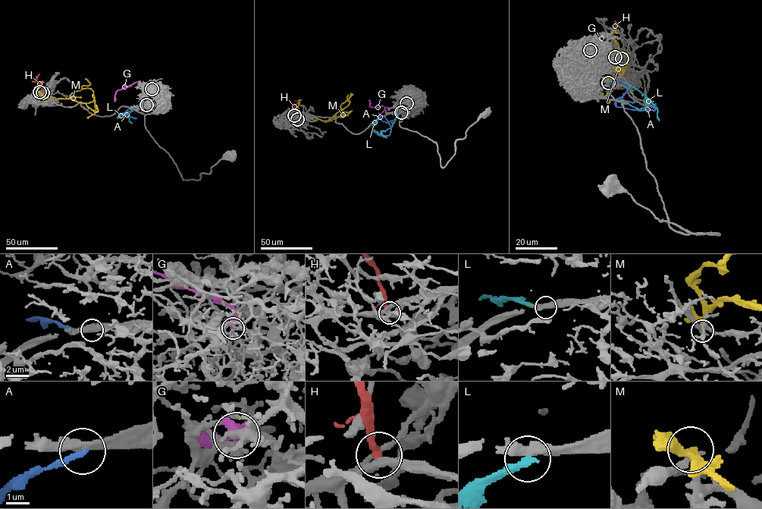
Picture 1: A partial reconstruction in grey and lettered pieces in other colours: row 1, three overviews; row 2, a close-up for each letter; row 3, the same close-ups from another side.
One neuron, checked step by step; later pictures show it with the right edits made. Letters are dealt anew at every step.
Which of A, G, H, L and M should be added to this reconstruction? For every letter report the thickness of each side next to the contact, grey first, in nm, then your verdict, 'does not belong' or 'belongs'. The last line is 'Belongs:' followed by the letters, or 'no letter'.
A: calibres 480 and 200 nm; does not belong
G: calibres 360 and 550 nm; does not belong
H: calibres 200 and 340 nm; does not belong
L: calibres 440 and 240 nm; does not belong
M: calibres 200 and 360 nm; does not belong
Belongs: no letter

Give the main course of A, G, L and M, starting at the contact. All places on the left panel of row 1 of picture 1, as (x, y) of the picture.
A: (148, 105), (136, 105), (126, 111), (130, 117), (136, 118), (117, 113)
G: (152, 89), (145, 83), (134, 82), (118, 89), (115, 101)
L: (146, 105), (141, 103), (124, 112)
M: (39, 92), (48, 97), (68, 98), (74, 92), (90, 88), (93, 91), (95, 112), (86, 117)

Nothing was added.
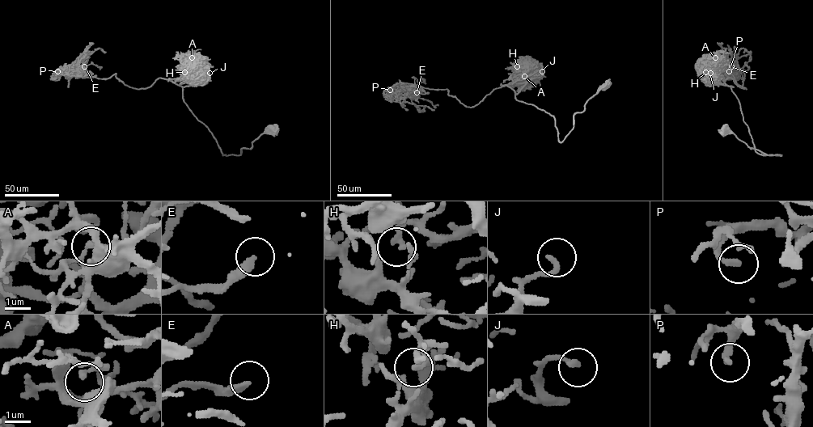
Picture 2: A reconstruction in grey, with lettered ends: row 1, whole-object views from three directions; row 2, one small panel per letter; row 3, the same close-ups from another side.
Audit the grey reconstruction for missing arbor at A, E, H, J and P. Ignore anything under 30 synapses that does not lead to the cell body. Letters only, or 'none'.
A, E

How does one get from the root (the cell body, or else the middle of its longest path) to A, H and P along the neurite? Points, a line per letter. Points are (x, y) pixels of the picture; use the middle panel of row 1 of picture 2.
A: (605, 86), (575, 113), (573, 128), (560, 141), (552, 116), (515, 98), (537, 78), (524, 76)
H: (605, 86), (575, 113), (573, 128), (560, 141), (552, 116), (515, 98), (537, 78), (533, 69), (517, 66)
P: (605, 86), (575, 113), (561, 141), (554, 116), (517, 100), (506, 86), (472, 107), (447, 90), (390, 90)

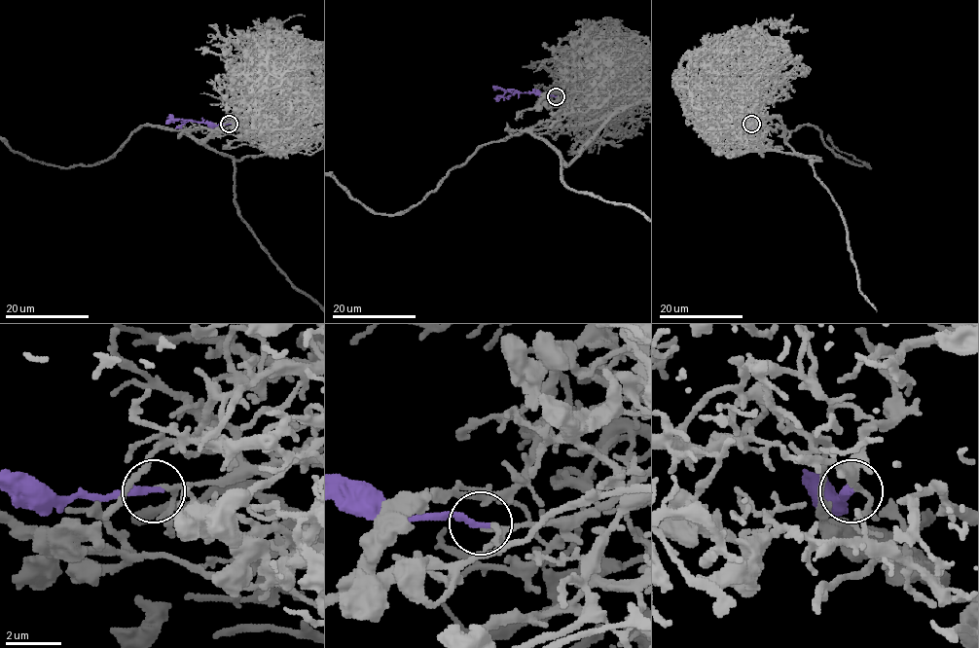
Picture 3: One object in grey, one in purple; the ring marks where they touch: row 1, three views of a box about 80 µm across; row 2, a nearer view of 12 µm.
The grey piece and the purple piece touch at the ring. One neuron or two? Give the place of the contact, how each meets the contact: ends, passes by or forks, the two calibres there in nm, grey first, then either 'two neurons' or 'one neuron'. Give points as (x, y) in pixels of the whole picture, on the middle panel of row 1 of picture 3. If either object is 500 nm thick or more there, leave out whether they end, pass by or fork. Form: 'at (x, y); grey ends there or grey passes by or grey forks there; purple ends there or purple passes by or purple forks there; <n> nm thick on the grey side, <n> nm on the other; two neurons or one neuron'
at (556, 96); grey passes by; purple ends there; 150 nm thick on the grey side, 240 nm on the other; one neuron

